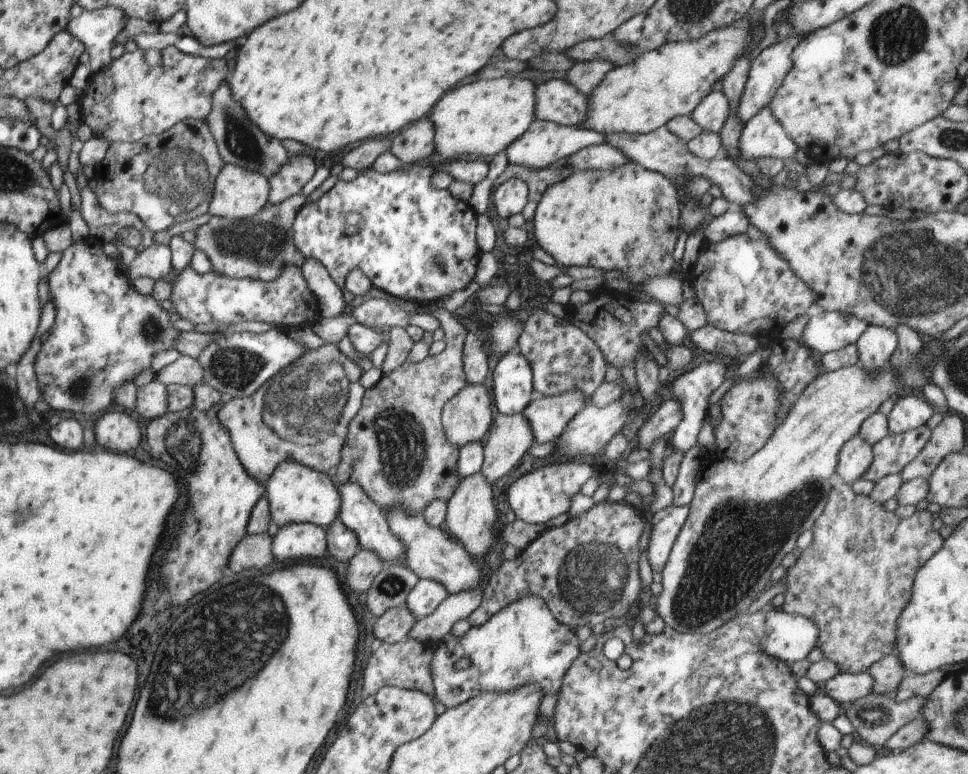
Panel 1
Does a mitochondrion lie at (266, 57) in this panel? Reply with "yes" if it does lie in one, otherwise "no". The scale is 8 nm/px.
no

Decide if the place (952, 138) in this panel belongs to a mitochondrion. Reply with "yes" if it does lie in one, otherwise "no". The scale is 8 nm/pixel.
yes

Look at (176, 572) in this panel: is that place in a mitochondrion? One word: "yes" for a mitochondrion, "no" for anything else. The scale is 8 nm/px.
yes

